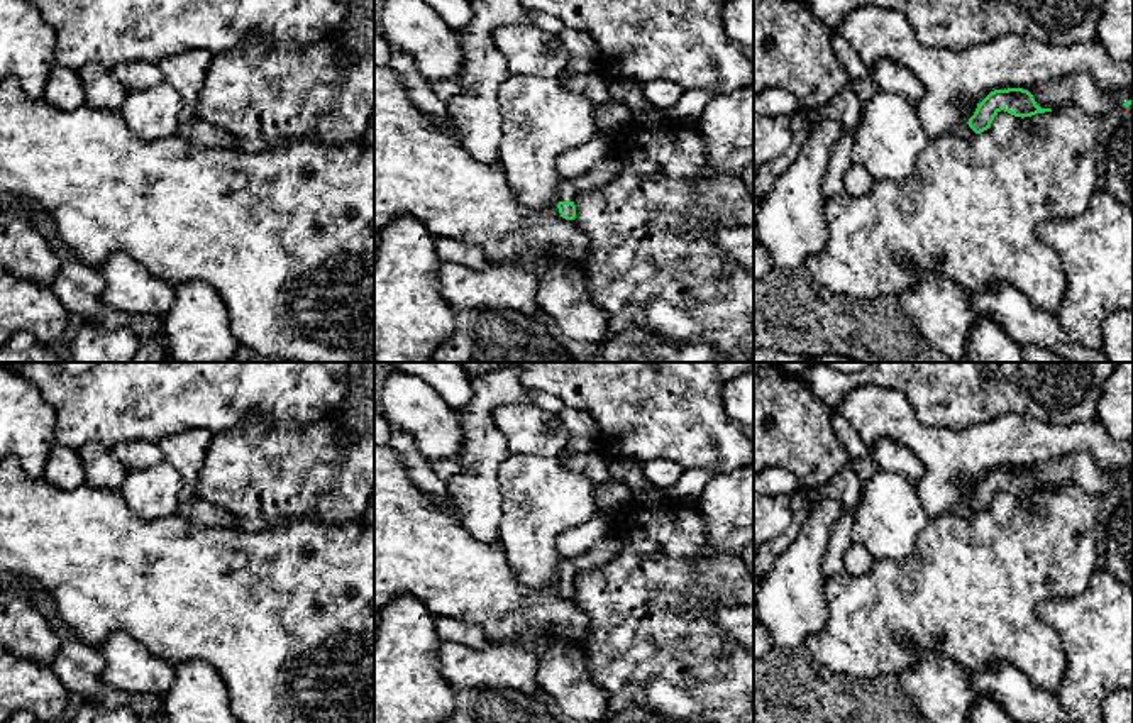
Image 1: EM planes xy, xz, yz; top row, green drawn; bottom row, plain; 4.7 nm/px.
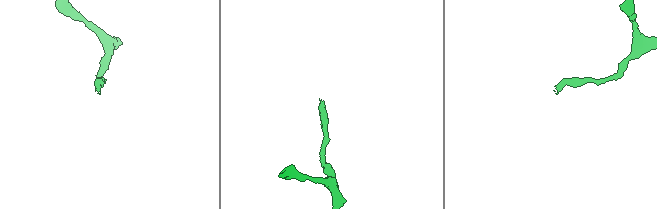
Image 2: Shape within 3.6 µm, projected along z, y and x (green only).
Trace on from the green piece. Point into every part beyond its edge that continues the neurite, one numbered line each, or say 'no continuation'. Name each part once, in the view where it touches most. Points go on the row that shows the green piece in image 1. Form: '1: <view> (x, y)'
1: xz (603, 171)

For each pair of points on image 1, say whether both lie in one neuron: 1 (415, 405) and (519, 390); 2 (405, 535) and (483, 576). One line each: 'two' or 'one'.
1: two
2: one

